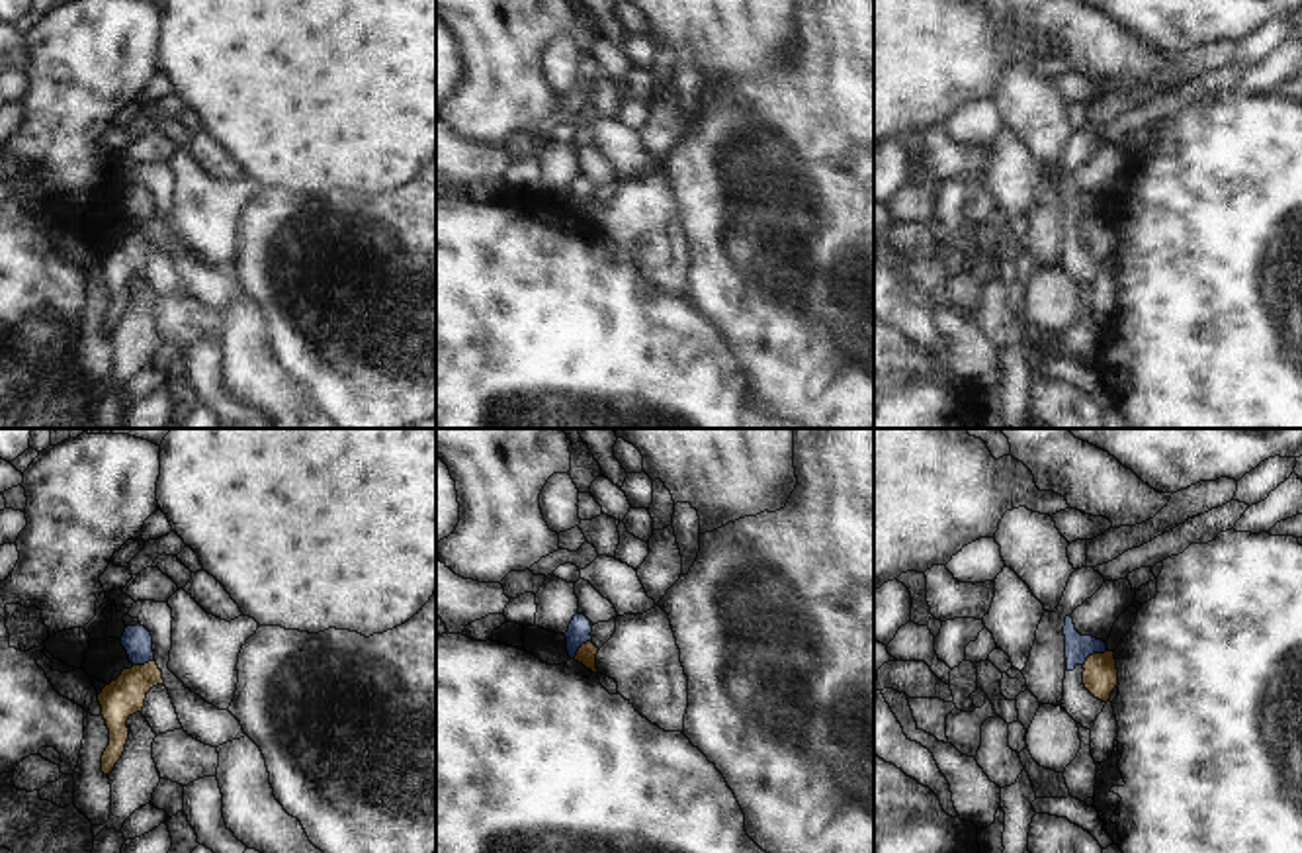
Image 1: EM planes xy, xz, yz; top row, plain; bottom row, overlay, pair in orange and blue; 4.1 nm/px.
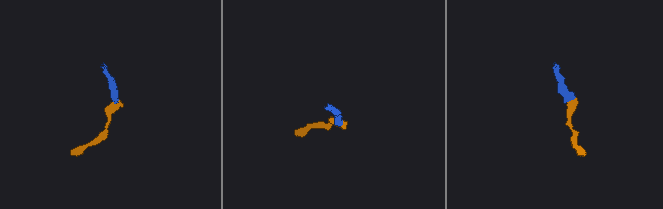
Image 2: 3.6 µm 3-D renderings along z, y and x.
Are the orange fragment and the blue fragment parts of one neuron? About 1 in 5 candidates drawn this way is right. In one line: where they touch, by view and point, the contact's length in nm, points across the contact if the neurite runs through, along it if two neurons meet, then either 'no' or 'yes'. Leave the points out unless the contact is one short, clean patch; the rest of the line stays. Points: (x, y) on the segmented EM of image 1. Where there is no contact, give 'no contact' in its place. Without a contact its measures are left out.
meets orange in yz at (1093, 654); contact 120 nm long; border along yz (1107, 650), (1093, 652), (1084, 666); no

